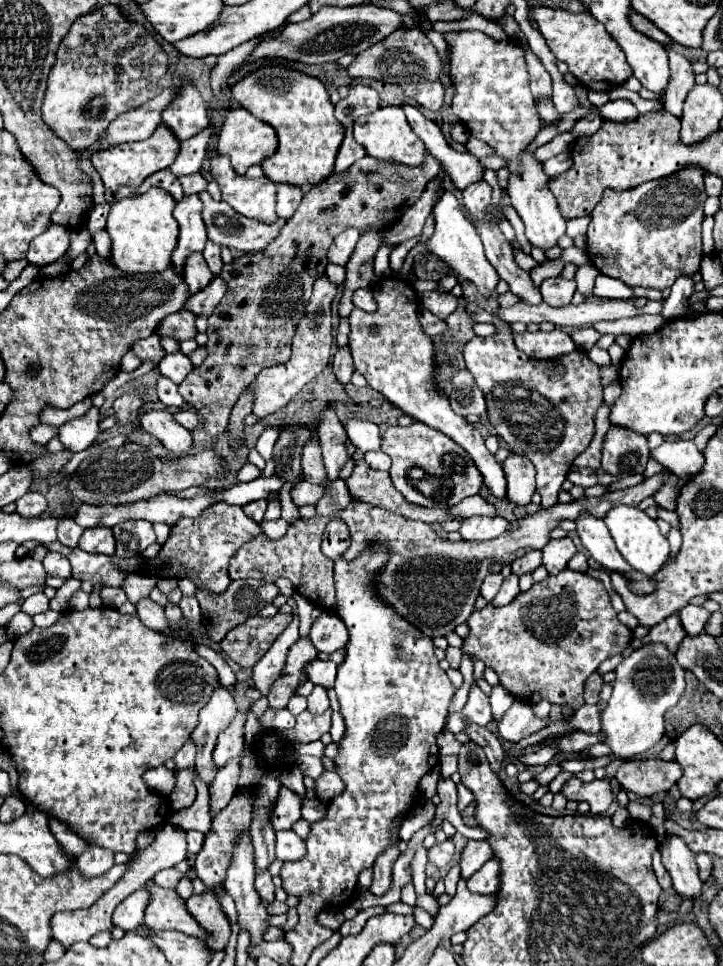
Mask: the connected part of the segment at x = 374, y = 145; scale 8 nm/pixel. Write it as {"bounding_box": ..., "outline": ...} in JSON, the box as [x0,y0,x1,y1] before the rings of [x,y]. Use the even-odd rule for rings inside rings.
{"bounding_box":[353,106,425,168],"outline":[[[385,106],[385,108],[379,108],[373,114],[357,118],[355,126],[353,126],[353,134],[355,134],[355,140],[365,146],[367,154],[377,158],[377,160],[399,162],[399,164],[405,164],[405,166],[411,166],[411,168],[423,164],[425,146],[417,138],[417,134],[411,130],[411,126],[405,118],[405,112],[399,106]]]}

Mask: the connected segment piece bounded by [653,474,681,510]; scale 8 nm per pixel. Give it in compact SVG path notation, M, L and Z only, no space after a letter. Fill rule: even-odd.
M673 474L673 480L669 480L671 484L665 484L665 488L661 488L661 492L655 492L653 494L653 500L659 508L665 508L665 510L675 510L677 508L677 496L679 496L679 482L681 478L677 478Z

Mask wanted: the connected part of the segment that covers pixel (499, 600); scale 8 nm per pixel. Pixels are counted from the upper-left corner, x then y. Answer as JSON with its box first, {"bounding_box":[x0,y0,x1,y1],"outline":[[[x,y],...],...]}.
{"bounding_box":[491,574,519,606],"outline":[[[509,574],[509,578],[505,578],[499,594],[491,600],[491,604],[493,604],[493,606],[505,606],[505,604],[509,604],[517,594],[519,594],[519,578],[517,578],[515,574]]]}

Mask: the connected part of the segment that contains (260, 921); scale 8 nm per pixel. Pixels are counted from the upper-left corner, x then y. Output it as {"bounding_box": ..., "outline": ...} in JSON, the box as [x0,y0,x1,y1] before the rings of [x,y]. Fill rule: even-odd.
{"bounding_box":[225,834,269,944],"outline":[[[251,834],[239,836],[233,848],[233,860],[227,868],[225,890],[233,896],[239,910],[239,926],[251,932],[251,942],[259,944],[261,936],[269,928],[265,924],[267,910],[261,906],[261,898],[253,886],[255,864],[253,864],[253,844]]]}

